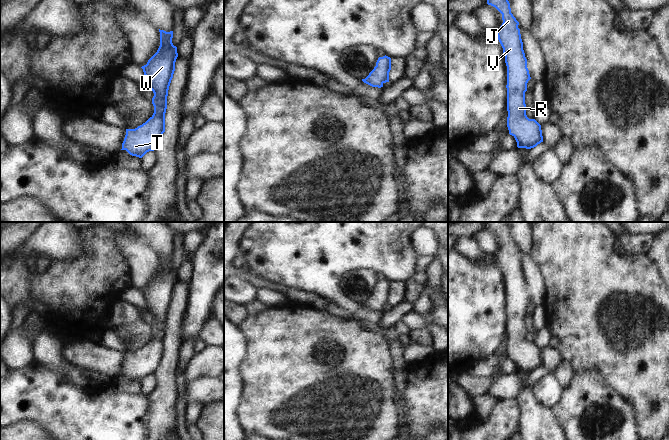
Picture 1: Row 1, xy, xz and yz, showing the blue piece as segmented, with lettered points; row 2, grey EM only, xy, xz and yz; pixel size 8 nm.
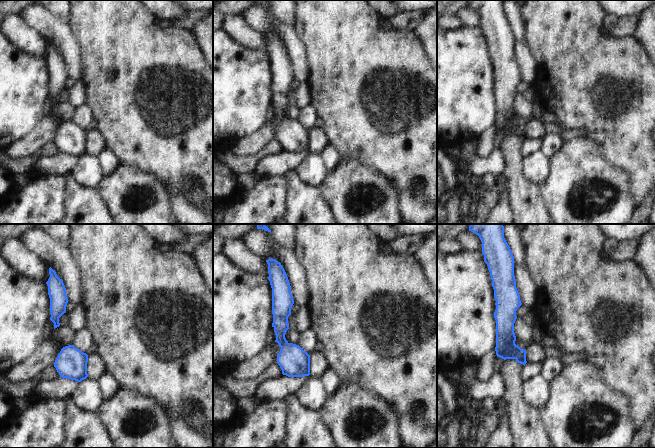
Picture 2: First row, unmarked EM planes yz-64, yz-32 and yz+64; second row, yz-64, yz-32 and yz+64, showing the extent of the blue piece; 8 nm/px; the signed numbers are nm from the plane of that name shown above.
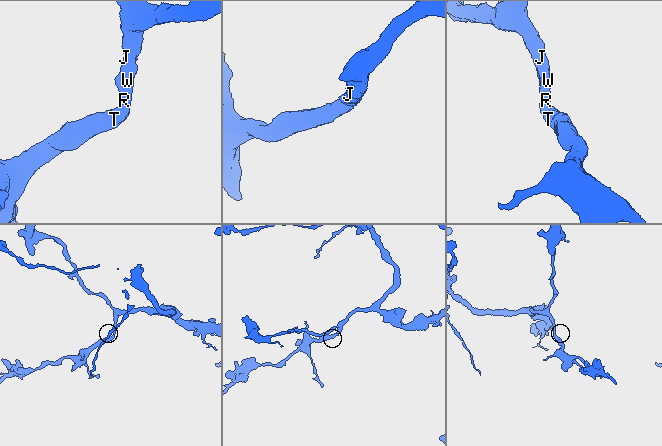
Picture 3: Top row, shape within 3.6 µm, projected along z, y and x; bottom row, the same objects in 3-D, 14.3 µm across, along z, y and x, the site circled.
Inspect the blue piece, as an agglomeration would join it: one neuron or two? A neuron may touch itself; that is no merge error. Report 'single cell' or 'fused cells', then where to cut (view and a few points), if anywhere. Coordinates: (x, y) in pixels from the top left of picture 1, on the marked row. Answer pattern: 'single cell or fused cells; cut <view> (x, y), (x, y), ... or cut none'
single cell; cut none

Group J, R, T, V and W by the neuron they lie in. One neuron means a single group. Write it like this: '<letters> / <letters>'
J R T V W

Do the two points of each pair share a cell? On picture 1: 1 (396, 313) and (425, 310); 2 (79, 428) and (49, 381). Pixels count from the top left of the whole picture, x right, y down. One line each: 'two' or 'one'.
1: two
2: one

